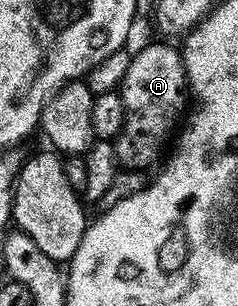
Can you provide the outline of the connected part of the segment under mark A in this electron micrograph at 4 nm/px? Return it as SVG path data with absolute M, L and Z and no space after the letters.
M163 44L167 45L151 45L148 49L141 50L132 59L131 66L123 77L121 96L128 112L127 124L114 146L118 160L122 164L124 161L131 169L143 169L146 165L153 164L159 156L162 158L167 140L176 136L189 113L189 86L184 54L169 46L172 44Z

